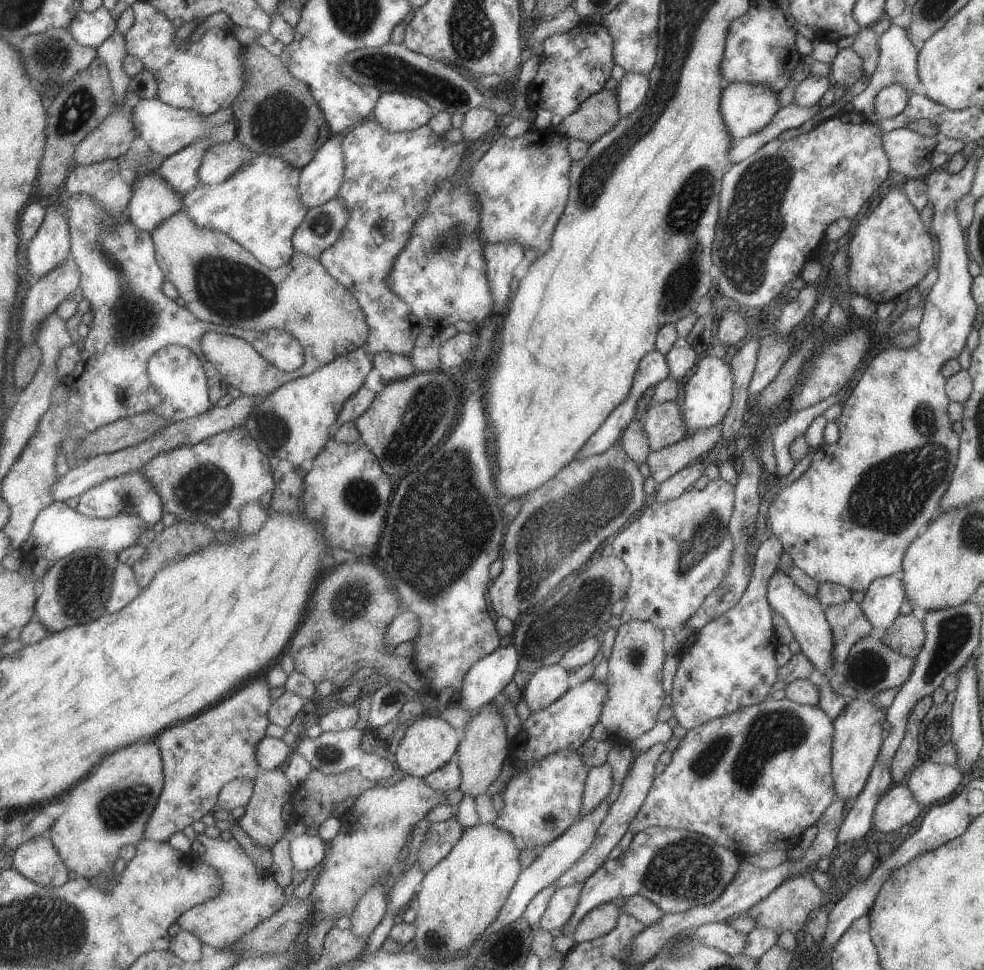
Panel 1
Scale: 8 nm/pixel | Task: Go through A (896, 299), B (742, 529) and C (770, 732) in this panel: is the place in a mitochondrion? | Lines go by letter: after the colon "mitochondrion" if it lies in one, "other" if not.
A: other
B: mitochondrion
C: mitochondrion

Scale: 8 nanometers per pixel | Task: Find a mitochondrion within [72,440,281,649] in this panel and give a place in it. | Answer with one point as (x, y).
(207, 490)

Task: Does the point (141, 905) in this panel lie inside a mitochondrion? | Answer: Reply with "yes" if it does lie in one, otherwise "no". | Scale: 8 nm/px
no

